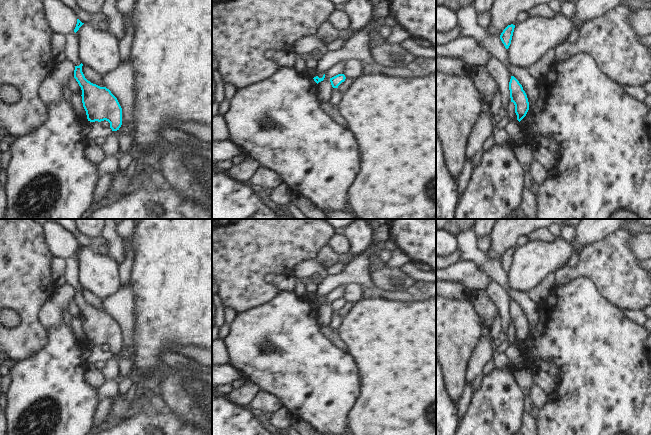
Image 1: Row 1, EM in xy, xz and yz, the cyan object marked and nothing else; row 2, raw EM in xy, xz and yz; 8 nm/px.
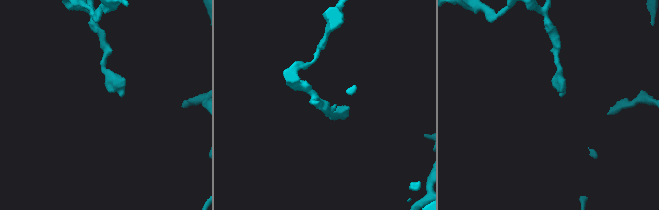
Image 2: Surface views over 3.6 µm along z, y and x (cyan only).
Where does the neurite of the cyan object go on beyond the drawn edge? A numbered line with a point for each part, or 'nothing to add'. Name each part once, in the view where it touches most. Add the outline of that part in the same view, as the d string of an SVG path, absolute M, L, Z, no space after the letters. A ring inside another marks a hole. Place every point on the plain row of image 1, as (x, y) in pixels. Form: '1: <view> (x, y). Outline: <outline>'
nothing to add

